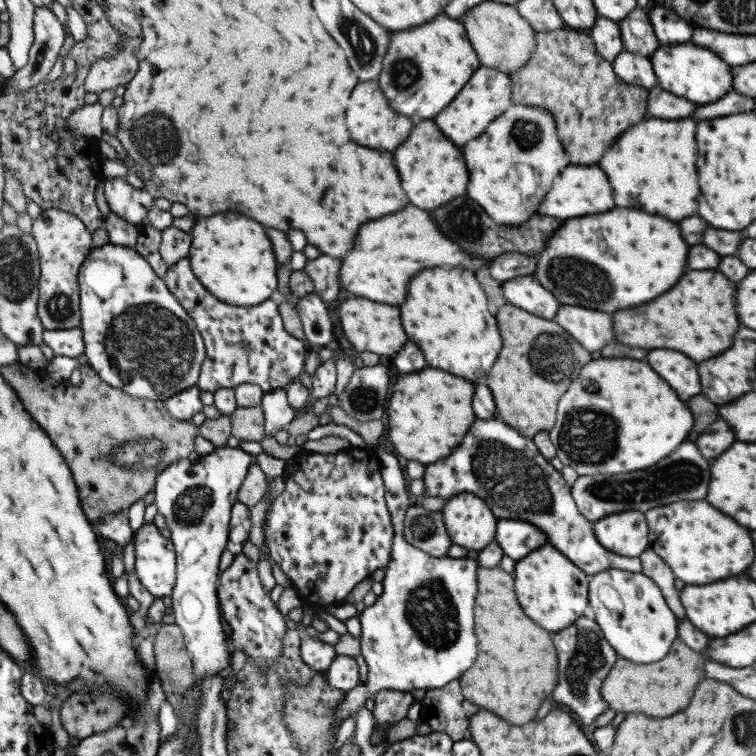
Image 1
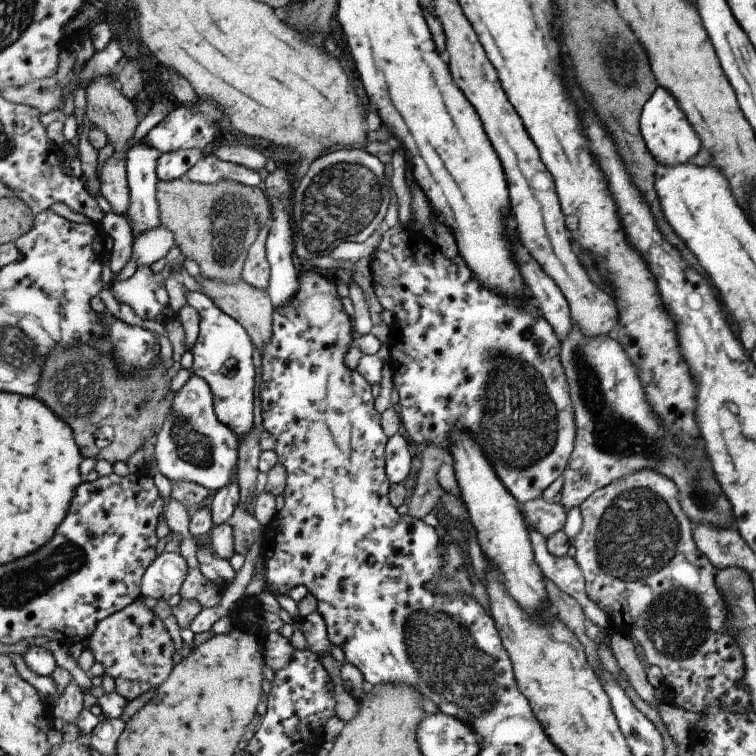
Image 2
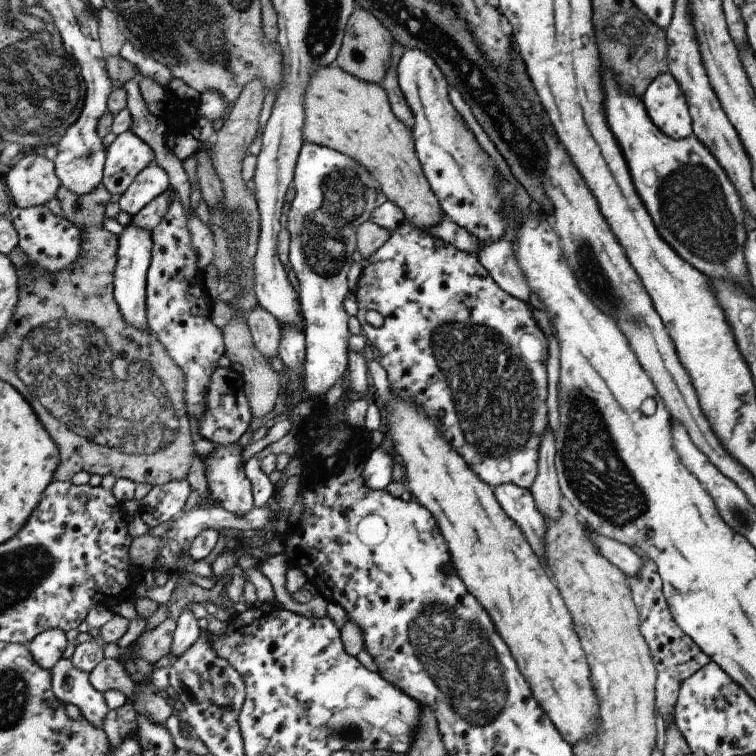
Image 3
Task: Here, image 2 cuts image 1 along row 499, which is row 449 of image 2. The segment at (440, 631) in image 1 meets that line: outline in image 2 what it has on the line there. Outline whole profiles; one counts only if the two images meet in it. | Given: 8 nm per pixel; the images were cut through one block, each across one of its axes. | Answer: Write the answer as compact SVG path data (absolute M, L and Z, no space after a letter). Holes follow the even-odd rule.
M403 432L391 436L385 444L385 474L387 482L391 484L403 484L403 480L409 474L413 458L413 446L403 436Z

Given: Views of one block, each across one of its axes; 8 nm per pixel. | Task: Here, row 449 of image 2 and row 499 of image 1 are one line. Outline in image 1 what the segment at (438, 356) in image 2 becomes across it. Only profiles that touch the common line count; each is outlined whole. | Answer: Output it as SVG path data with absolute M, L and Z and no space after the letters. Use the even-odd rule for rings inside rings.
M475 418L467 434L461 438L459 446L447 458L425 464L421 482L423 494L419 500L449 500L459 494L473 494L487 504L495 520L533 524L547 536L547 544L559 550L587 576L603 572L607 568L641 572L639 558L617 556L597 542L593 522L587 522L587 518L577 510L577 504L571 498L571 488L549 464L549 460L539 454L533 440L511 430L507 424L495 418Z

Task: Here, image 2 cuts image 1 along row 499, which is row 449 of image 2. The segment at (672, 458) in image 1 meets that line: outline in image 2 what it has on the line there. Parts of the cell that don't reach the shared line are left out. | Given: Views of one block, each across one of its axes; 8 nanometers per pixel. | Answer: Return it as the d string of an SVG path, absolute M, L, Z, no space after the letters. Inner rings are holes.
M573 324L561 340L559 360L575 416L575 440L567 468L563 470L565 482L559 504L569 510L571 506L579 506L591 492L601 490L611 482L641 470L651 470L671 480L677 490L677 504L693 528L699 524L715 530L735 526L731 506L721 492L721 486L715 482L711 466L703 454L705 446L699 446L695 434L689 434L689 440L681 440L687 432L667 430L657 420L635 366L619 340L607 336L585 336L581 328Z

